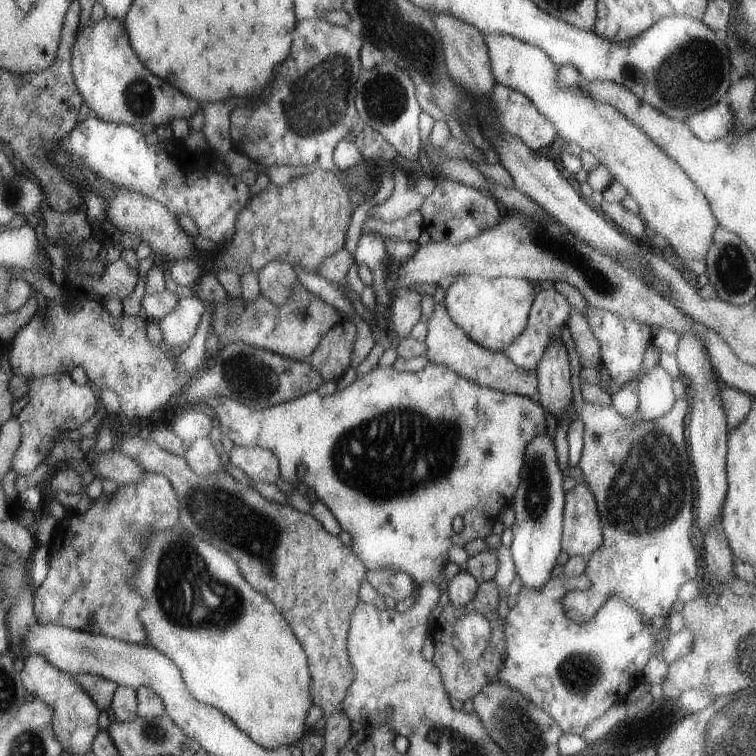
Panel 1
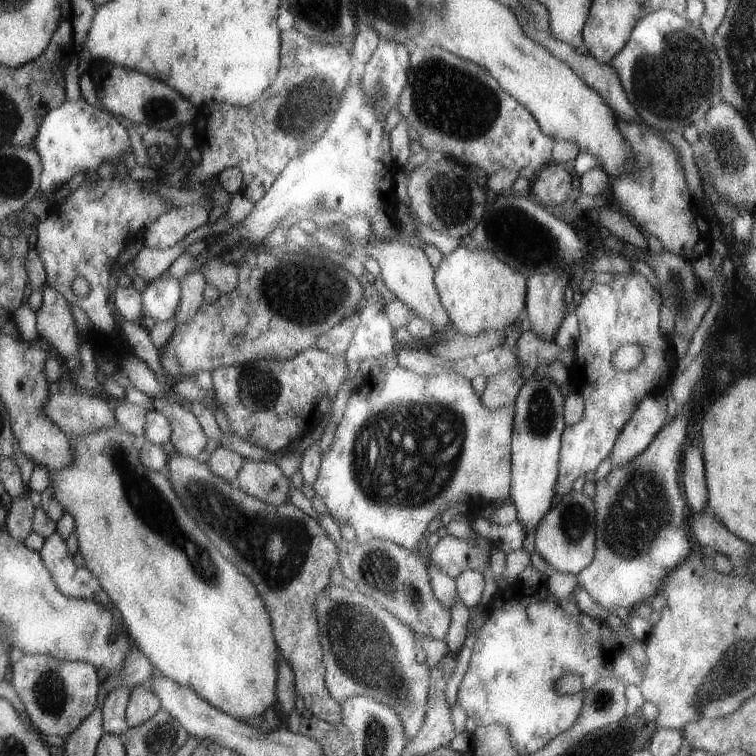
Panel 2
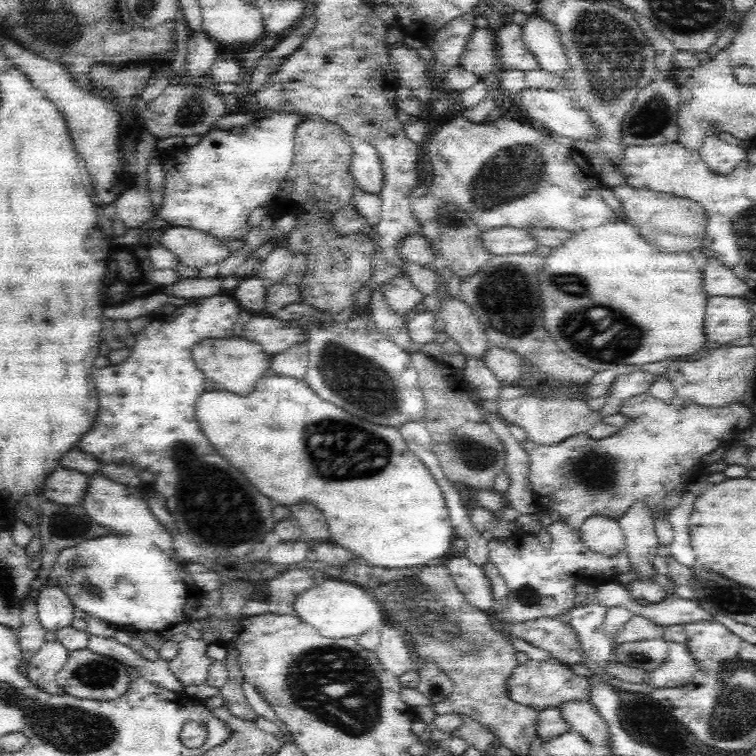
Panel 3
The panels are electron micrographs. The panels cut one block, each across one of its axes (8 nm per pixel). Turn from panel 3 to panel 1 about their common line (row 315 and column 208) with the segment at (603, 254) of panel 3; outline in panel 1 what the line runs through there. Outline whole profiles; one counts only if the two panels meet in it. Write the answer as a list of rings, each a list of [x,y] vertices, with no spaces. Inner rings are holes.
[[[181,525],[166,530],[150,528],[140,570],[136,570],[134,578],[130,578],[130,588],[142,594],[146,602],[146,606],[142,606],[138,612],[138,620],[146,630],[147,645],[174,662],[183,676],[186,688],[198,702],[226,714],[262,748],[291,750],[306,736],[306,732],[312,730],[306,721],[308,711],[314,705],[314,698],[310,698],[312,676],[308,658],[284,616],[266,596],[258,594],[248,584],[236,561],[226,552],[220,552],[208,542],[196,538],[194,534],[184,532],[186,529]],[[210,592],[214,598],[218,596],[218,604],[214,608],[204,604],[204,598]]]

